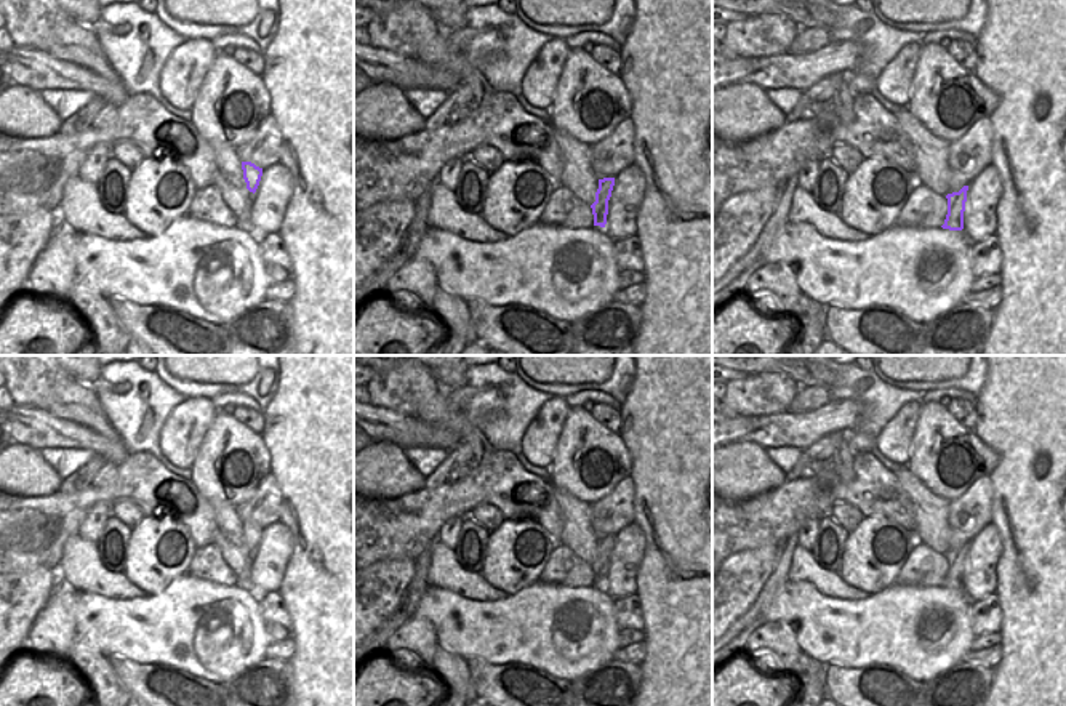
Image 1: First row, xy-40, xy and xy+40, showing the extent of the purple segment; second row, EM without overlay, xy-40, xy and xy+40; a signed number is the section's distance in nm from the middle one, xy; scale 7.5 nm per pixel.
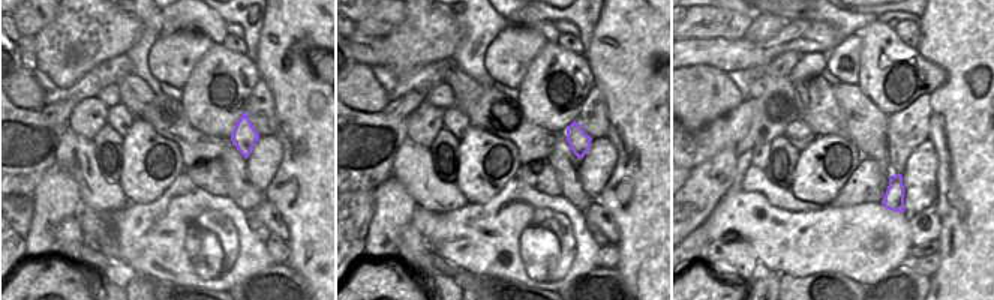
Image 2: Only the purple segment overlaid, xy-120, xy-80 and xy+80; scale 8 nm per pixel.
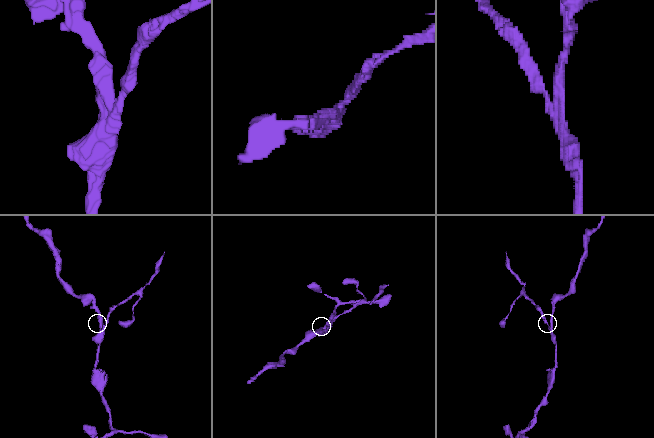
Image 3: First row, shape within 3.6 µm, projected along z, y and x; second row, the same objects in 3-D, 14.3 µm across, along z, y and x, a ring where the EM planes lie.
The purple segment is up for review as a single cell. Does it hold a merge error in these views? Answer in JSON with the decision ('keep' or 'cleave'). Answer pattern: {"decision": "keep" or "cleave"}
{"decision": "cleave"}

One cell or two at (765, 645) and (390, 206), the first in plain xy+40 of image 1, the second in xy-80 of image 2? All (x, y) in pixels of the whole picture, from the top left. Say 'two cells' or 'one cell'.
one cell

